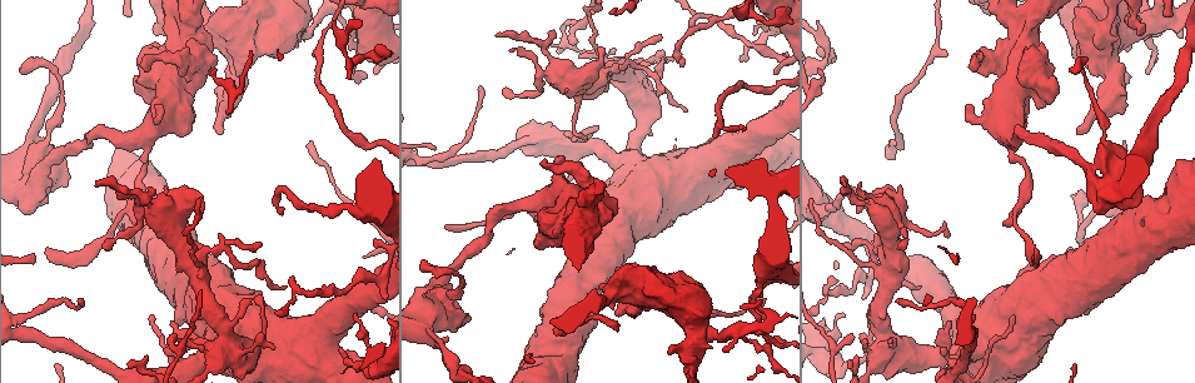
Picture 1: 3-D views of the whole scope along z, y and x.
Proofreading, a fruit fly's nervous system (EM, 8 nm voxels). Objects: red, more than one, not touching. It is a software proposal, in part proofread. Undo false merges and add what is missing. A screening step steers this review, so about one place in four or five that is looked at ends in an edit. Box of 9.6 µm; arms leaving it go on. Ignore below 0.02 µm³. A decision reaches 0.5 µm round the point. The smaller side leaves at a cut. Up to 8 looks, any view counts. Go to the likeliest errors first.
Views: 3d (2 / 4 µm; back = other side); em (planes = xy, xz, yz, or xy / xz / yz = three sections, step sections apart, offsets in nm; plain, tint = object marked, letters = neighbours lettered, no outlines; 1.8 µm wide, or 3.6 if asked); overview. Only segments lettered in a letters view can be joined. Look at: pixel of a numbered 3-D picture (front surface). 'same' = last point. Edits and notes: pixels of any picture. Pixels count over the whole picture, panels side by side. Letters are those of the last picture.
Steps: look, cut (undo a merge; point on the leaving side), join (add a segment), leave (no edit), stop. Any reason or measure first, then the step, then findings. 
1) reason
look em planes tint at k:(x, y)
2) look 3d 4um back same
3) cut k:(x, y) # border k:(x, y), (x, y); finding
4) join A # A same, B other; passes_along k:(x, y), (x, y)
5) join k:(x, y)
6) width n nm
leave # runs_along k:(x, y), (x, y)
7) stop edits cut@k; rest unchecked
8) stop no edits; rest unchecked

calibre changes
look em planes letters at 1:(766, 335)

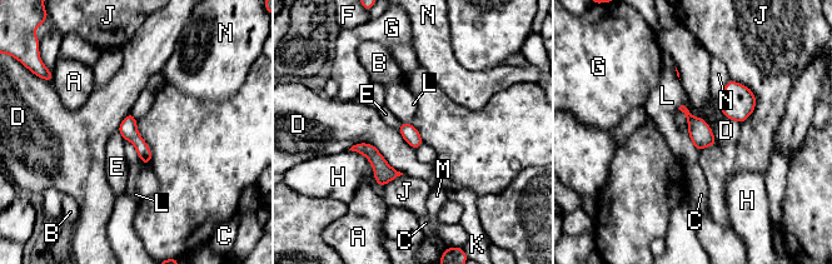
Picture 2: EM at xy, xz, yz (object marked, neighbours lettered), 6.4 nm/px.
leave # A other, B other, C other, D other, E other, F other, G other, H other, J other, K other, L other, M other, N other; one cell here

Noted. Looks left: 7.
thick end
look em planes letters at 1:(567, 132)

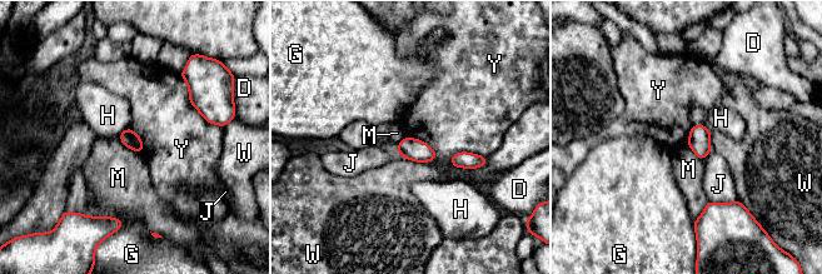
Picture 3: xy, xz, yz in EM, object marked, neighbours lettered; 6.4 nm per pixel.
leave # D other, G other, H other, J other, M other, W other, Y other; no lettered segment goes on from it

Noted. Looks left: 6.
branch stops here
look em xy step 16 letters at 1:(447, 229)

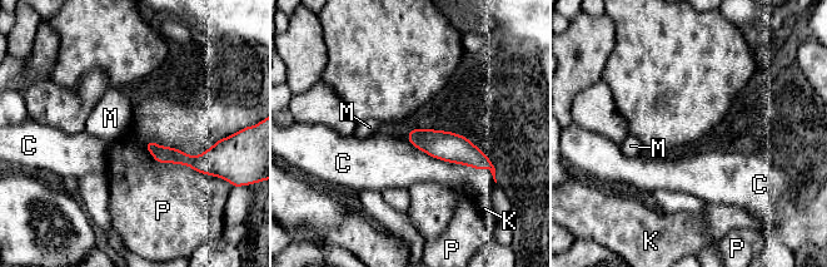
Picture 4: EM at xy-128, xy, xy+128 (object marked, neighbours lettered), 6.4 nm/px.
leave # C other, K other, M other, P other; runs_along 4:(149, 144), (160, 154), (199, 159); none of them fits

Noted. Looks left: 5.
stop no edits; rest unchecked

